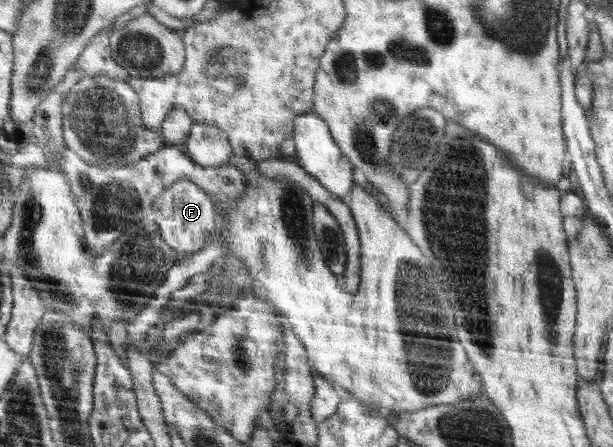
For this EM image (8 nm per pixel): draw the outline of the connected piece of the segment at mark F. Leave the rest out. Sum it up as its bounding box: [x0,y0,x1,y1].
[150,179,218,258]

